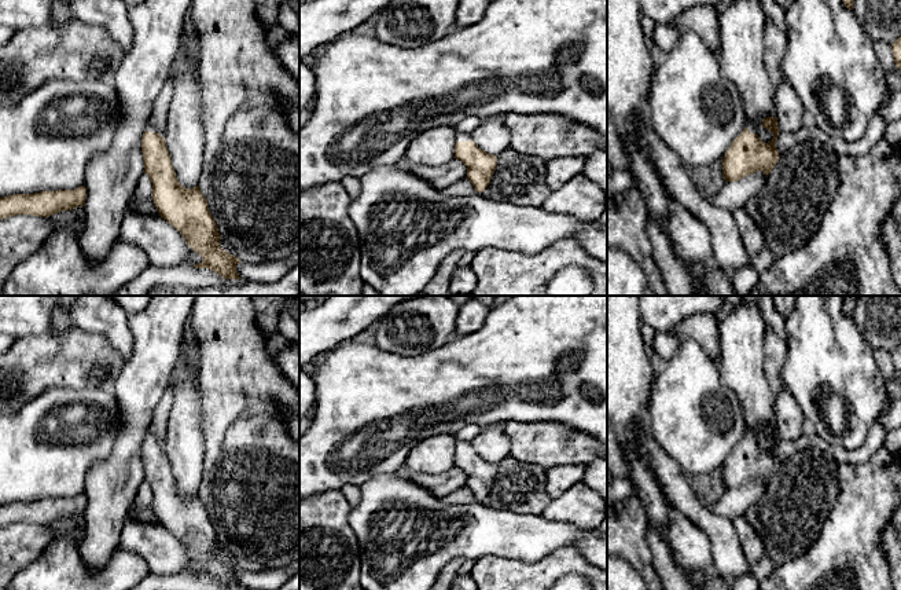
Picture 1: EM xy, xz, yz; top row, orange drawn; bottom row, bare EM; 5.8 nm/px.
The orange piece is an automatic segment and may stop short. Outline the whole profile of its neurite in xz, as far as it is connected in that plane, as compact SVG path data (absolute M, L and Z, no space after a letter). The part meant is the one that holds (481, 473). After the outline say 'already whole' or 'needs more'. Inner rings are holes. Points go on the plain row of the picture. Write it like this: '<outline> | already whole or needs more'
M457 439L455 444L455 466L467 474L466 485L472 491L474 498L483 501L497 474L497 465L481 458L472 448L471 441Z | needs more

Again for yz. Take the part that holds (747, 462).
M776 425L757 426L754 433L746 435L722 466L724 488L738 490L760 479L768 485L780 468L776 457L779 440ZM761 435L773 441L773 447L769 451L764 451L755 441Z | needs more

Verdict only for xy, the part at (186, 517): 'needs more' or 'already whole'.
needs more

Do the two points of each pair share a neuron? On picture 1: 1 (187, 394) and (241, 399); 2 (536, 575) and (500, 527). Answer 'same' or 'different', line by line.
1: different
2: different

